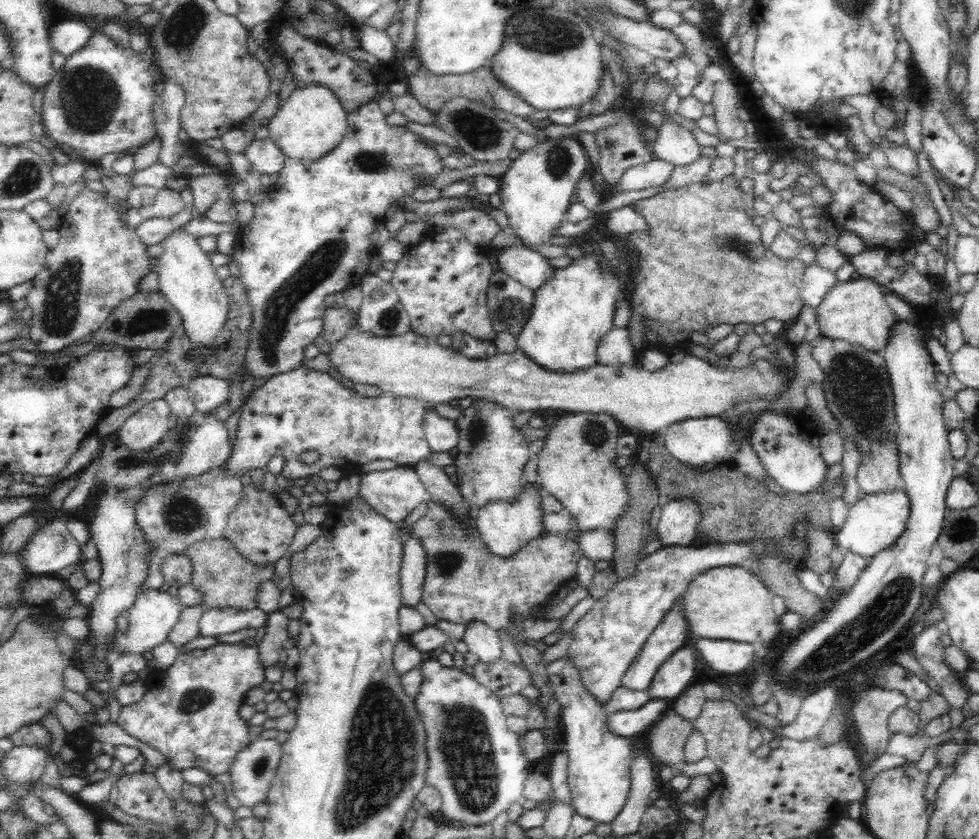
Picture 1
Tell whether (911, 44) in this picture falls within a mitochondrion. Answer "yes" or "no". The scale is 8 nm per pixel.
no

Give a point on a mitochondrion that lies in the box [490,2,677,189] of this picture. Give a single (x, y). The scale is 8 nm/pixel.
(548, 34)

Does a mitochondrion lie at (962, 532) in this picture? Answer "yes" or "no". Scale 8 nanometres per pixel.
yes

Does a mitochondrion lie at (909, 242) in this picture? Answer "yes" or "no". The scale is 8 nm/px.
no

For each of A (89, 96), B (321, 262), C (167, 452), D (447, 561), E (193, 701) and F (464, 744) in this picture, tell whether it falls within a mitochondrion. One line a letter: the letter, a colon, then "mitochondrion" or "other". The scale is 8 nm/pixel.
A: mitochondrion
B: mitochondrion
C: mitochondrion
D: mitochondrion
E: mitochondrion
F: mitochondrion

